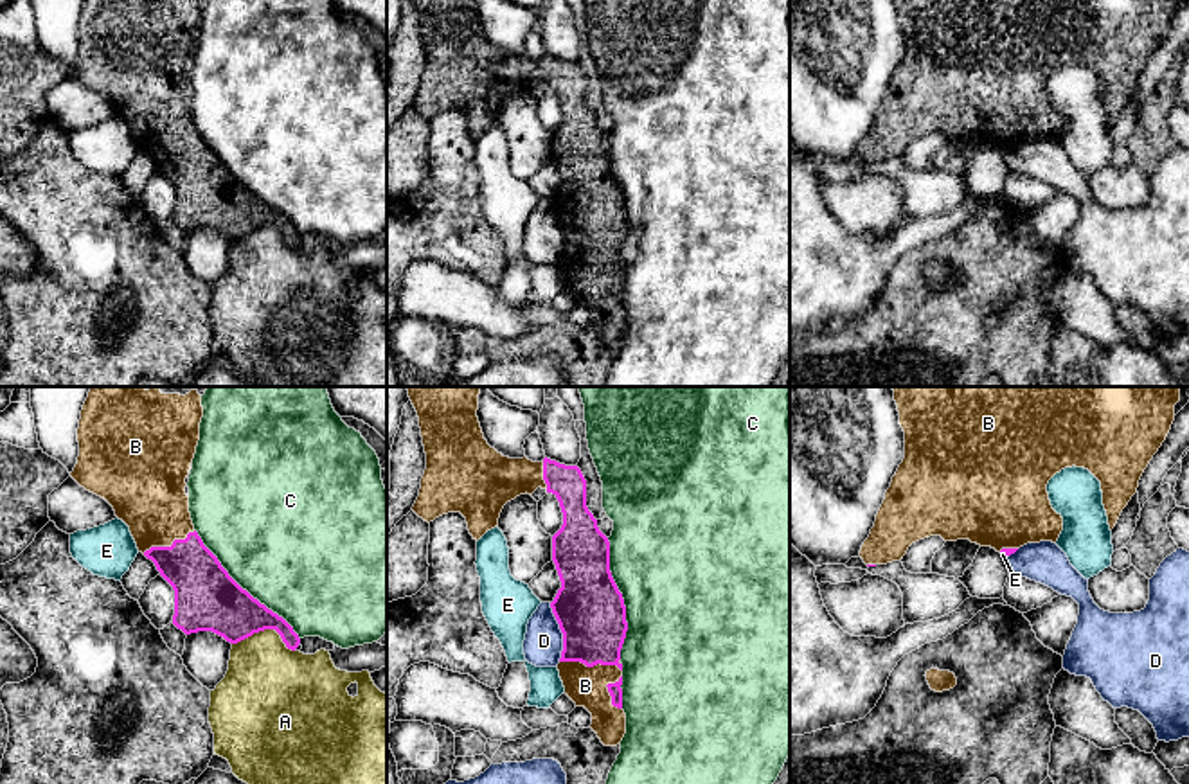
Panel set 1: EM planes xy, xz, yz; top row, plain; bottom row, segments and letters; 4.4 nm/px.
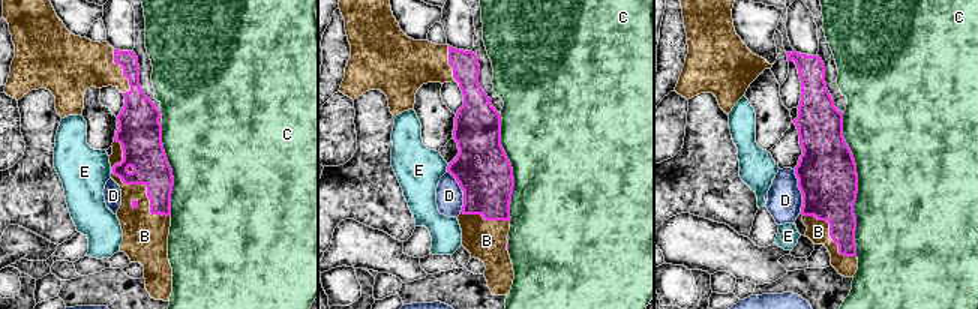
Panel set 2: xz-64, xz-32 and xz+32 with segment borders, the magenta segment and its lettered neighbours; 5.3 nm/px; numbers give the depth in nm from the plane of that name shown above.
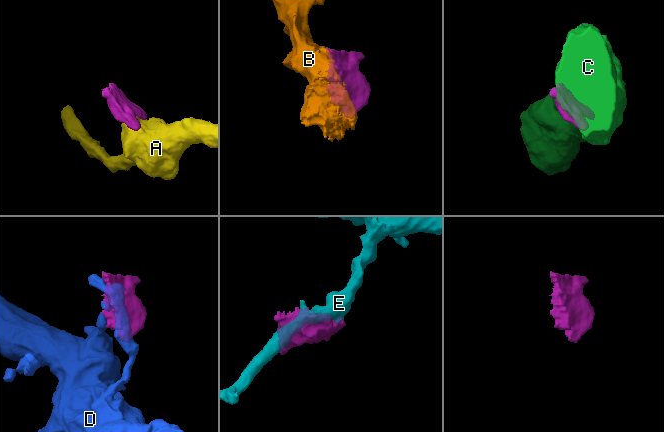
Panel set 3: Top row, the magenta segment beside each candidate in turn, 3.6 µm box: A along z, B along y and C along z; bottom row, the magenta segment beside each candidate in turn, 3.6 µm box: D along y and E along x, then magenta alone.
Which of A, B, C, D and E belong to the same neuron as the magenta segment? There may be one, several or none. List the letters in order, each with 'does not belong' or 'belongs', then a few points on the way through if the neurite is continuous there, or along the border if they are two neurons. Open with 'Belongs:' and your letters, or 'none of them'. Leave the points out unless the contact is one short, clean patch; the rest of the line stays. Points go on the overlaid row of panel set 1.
Belongs: B
A: does not belong
B: belongs
C: does not belong
D: does not belong; border along xz (549, 603), (562, 633), (560, 660)
E: does not belong; border along yz (1002, 552), (1008, 556)

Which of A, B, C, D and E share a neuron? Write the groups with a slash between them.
A / B / C / D / E

